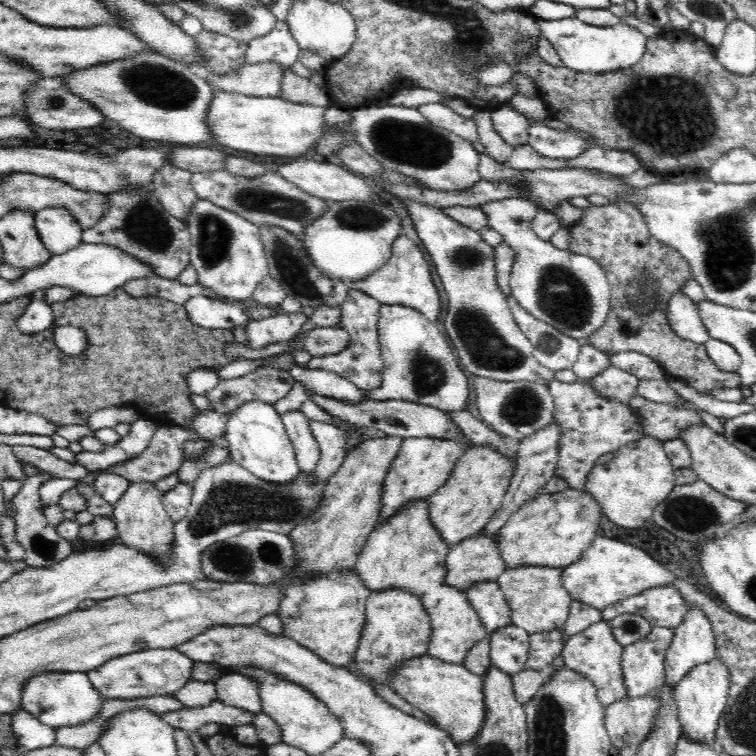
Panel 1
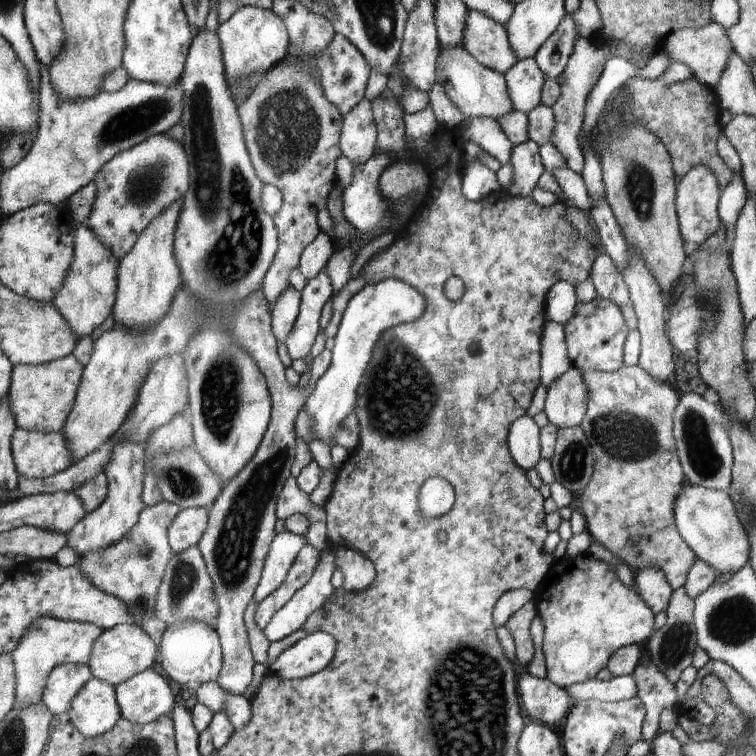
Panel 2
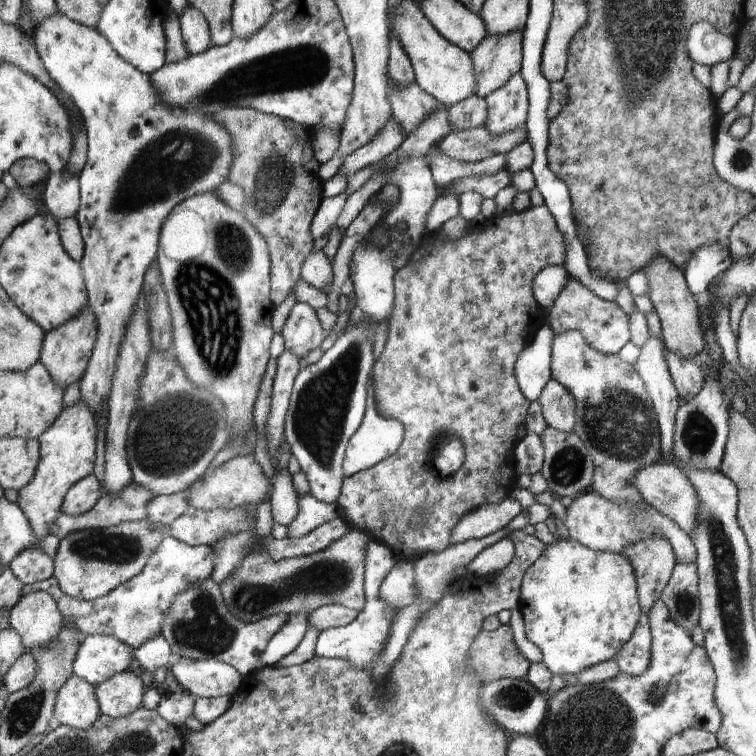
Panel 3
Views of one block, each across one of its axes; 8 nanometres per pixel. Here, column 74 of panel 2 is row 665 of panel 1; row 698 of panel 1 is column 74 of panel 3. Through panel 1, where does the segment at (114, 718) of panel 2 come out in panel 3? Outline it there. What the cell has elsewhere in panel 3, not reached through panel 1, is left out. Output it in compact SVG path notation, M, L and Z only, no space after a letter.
M70 676L57 693L54 718L60 725L88 730L100 718L96 686L78 676Z

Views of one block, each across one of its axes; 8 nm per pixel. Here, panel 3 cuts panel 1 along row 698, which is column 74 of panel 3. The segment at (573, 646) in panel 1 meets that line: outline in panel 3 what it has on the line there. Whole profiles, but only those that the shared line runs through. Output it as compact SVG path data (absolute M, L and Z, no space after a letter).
M164 537L162 544L152 556L142 573L130 581L118 586L109 594L95 600L76 600L64 594L56 578L48 578L35 584L22 586L22 596L30 592L44 591L56 602L65 620L74 624L80 634L116 636L120 642L128 644L134 650L146 640L158 636L162 631L162 620L168 614L174 598L192 588L200 580L208 580L214 572L214 554L210 546L190 547L172 537Z

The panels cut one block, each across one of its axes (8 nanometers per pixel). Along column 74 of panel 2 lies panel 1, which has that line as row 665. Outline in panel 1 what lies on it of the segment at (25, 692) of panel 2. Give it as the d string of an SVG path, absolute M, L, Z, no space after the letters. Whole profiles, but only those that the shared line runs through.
M652 626L646 637L623 648L622 672L629 697L644 697L665 683L664 662L673 629Z

